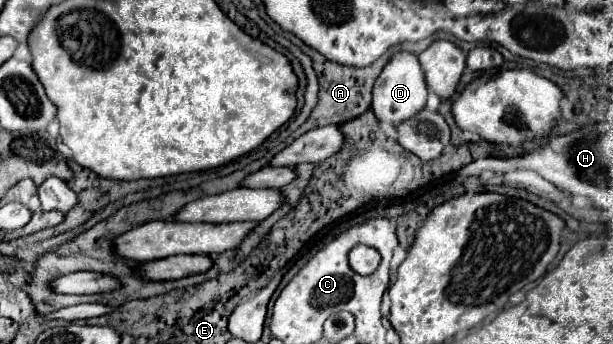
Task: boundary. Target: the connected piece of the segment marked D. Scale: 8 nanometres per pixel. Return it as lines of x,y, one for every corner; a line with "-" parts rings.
410,51
394,53
374,83
374,101
372,101
374,113
378,115
378,119
388,119
390,125
398,125
400,121
414,117
424,105
426,105
426,81
418,57

